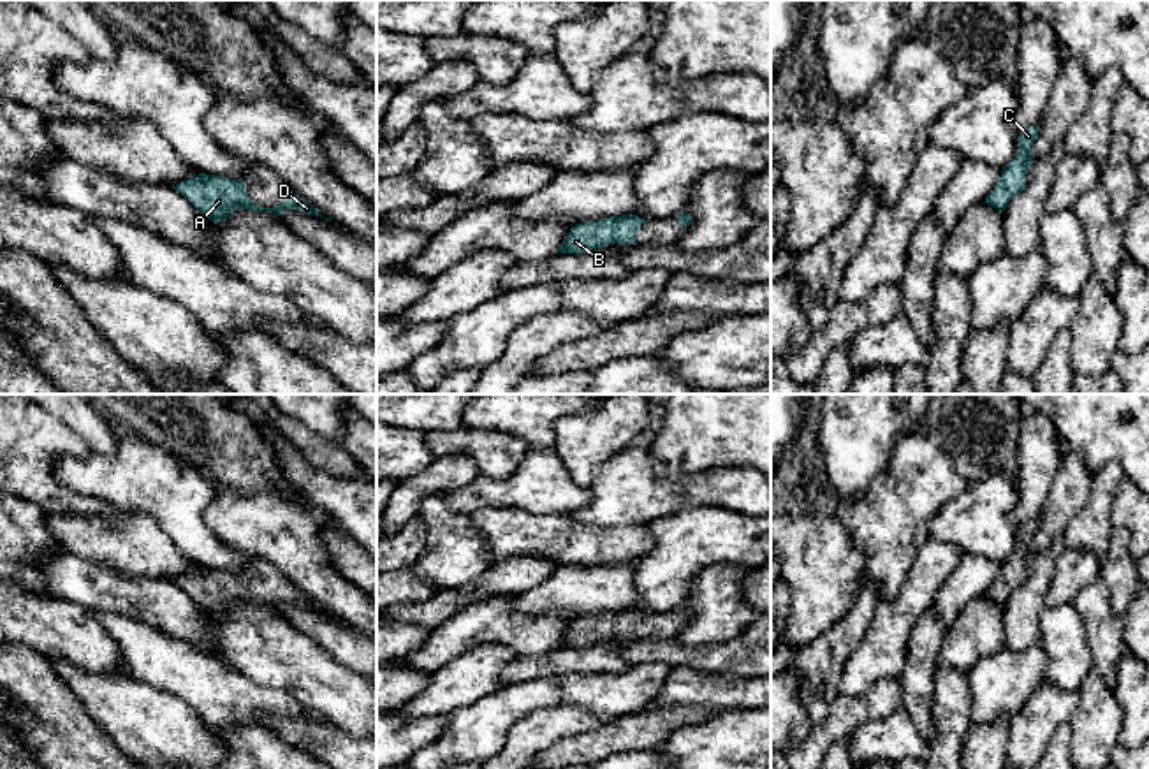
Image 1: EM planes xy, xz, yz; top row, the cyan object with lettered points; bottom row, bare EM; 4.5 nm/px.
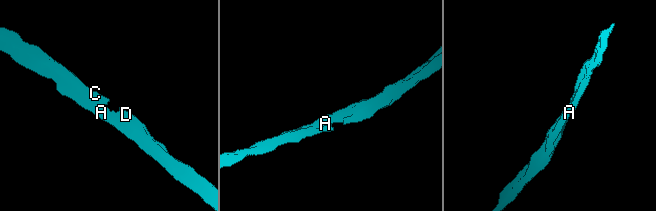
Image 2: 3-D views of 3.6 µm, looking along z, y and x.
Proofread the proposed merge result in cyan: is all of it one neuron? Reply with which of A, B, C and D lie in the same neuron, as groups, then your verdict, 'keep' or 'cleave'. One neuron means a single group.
groups A B C D; keep

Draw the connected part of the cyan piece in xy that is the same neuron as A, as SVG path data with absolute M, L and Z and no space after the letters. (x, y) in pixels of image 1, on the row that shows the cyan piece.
M199 172L197 178L178 183L174 190L185 195L197 211L213 222L225 222L238 208L246 211L266 211L273 213L274 216L280 216L285 209L301 209L308 215L315 215L326 222L331 222L294 192L285 197L282 204L273 208L259 208L248 199L241 179Z

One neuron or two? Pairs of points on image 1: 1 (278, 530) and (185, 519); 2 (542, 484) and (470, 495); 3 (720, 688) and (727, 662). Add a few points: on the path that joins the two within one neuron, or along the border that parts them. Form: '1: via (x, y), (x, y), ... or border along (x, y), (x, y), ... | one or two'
1: border along (215, 488), (204, 523), (236, 549) | two
2: via (525, 490), (488, 493) | one
3: border along (683, 666), (752, 678) | two

